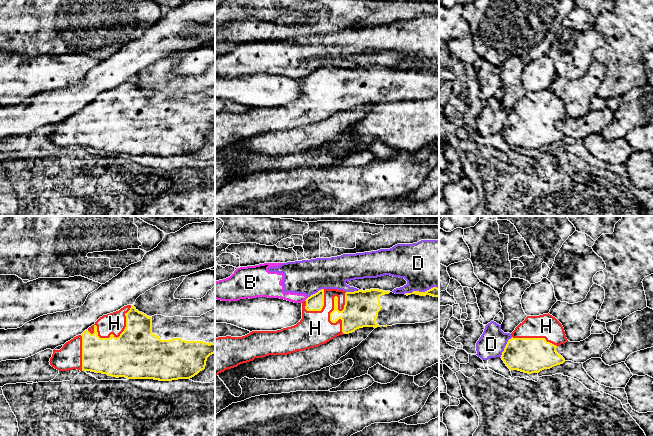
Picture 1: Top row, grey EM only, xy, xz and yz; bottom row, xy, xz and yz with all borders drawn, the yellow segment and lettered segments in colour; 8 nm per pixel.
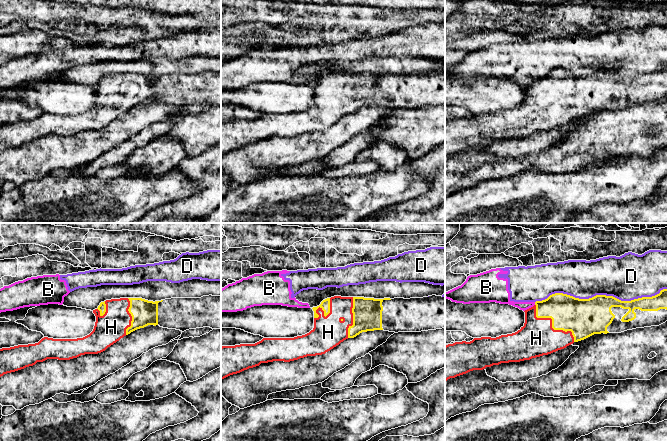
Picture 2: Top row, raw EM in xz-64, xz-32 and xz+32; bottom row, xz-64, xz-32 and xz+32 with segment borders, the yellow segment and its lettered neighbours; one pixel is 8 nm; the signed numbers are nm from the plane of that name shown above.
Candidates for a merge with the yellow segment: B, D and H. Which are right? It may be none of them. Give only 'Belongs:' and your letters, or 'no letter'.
Belongs: H

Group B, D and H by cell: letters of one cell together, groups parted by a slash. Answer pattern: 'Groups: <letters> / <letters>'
Groups: B D / H

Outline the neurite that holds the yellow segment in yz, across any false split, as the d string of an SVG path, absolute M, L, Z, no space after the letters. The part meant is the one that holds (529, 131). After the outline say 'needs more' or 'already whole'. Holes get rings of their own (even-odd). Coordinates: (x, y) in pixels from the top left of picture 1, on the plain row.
M549 89L527 92L511 111L501 131L510 146L539 149L565 138L556 124L568 116L562 100Z; needs more

